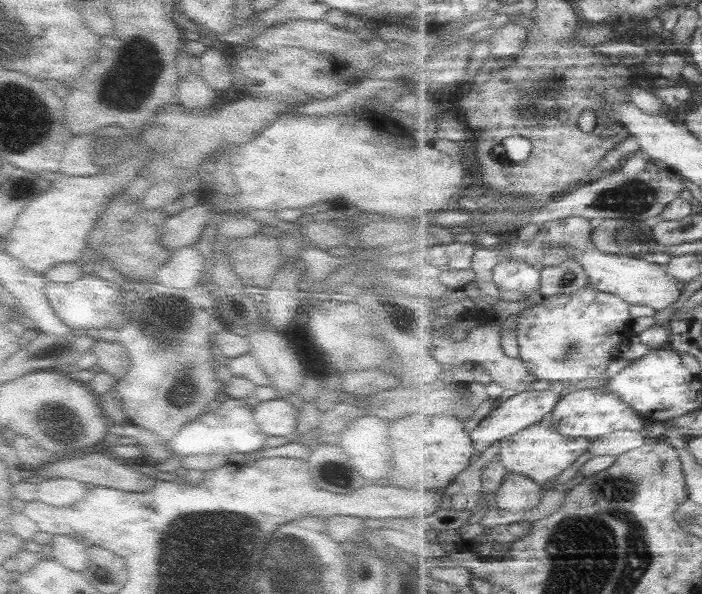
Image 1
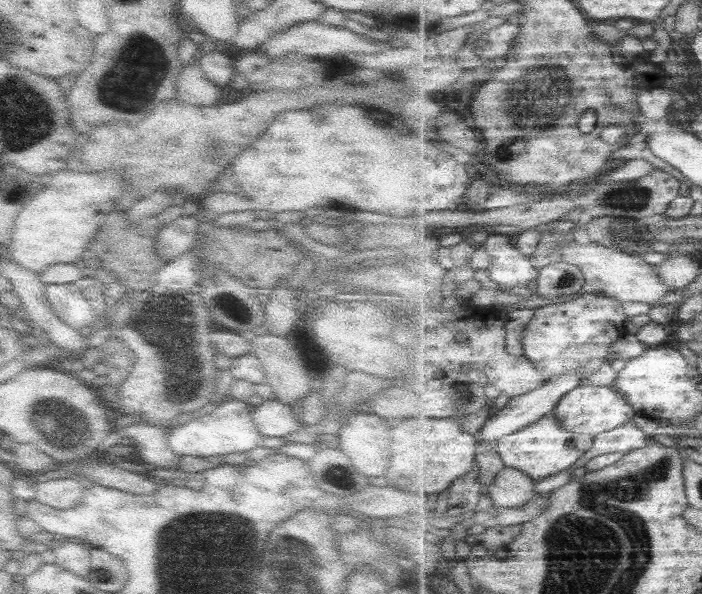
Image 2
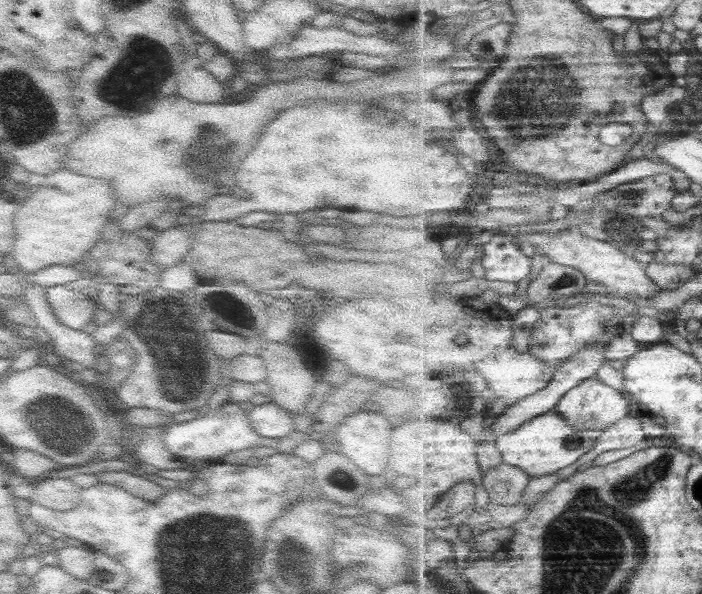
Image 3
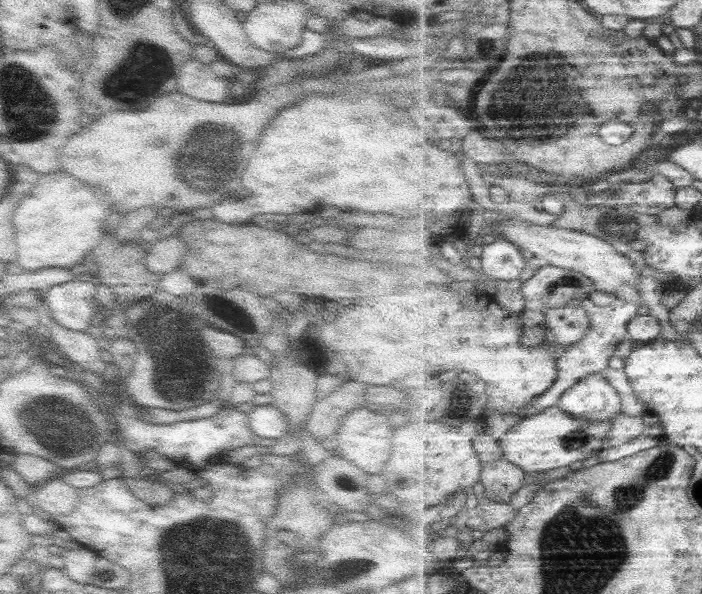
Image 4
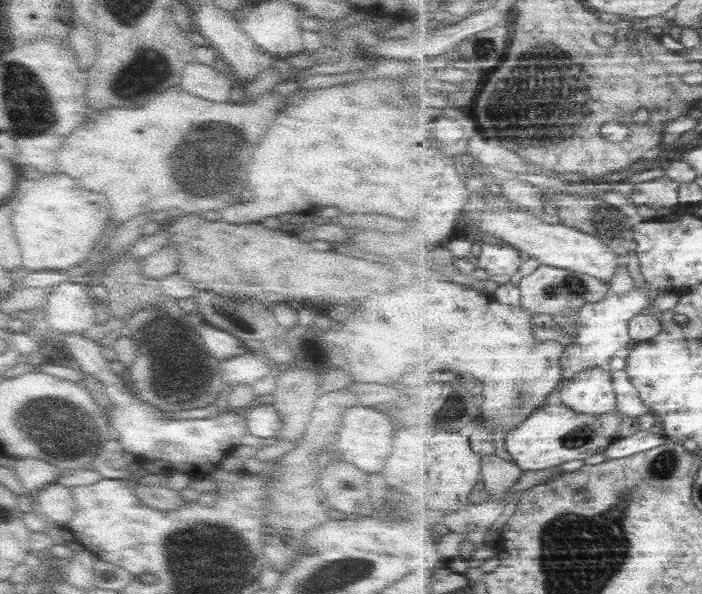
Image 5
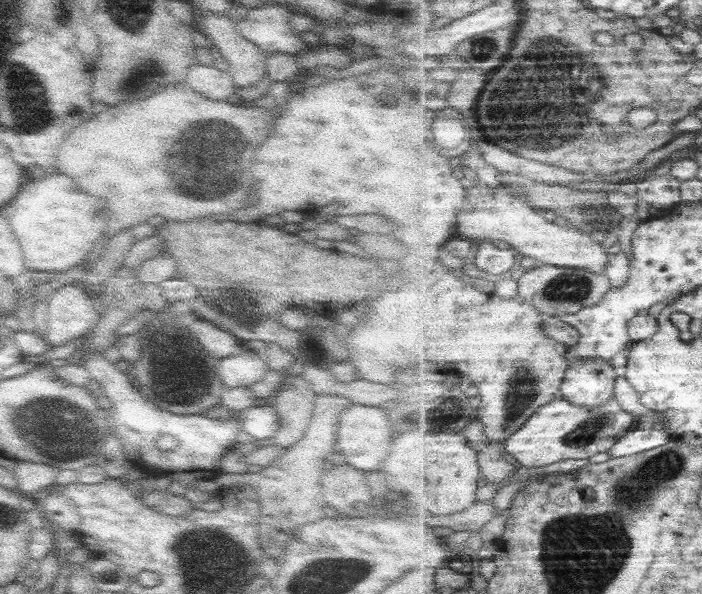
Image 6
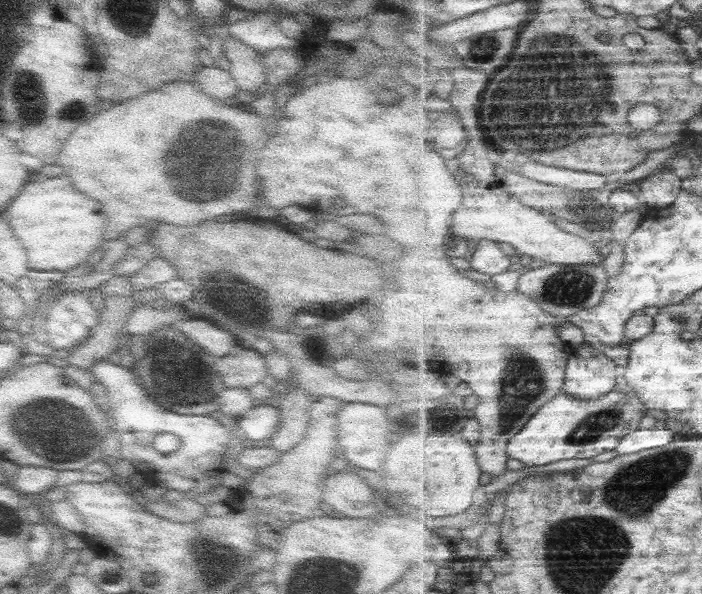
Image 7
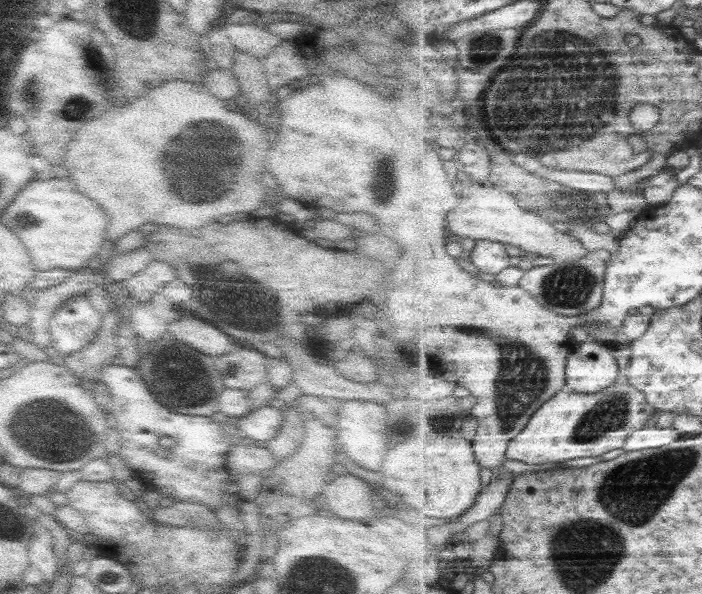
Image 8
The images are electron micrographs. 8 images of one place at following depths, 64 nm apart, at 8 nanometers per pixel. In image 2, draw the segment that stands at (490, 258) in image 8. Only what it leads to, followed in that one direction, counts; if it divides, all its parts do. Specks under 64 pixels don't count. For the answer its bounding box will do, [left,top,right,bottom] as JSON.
[481,236,538,289]

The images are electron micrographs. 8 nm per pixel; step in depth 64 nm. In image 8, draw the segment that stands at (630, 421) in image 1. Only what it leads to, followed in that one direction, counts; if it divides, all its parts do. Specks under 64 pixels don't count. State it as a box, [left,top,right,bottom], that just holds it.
[565,339,621,393]

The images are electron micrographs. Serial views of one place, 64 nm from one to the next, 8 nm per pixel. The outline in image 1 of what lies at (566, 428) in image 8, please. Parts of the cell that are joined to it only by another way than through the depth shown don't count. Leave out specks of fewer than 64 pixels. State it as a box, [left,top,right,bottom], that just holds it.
[498,418,593,485]

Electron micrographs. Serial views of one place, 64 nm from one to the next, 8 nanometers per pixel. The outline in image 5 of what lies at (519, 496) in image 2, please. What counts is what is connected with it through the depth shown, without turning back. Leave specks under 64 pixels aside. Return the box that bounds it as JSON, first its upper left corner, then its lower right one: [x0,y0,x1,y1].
[482,454,523,500]

